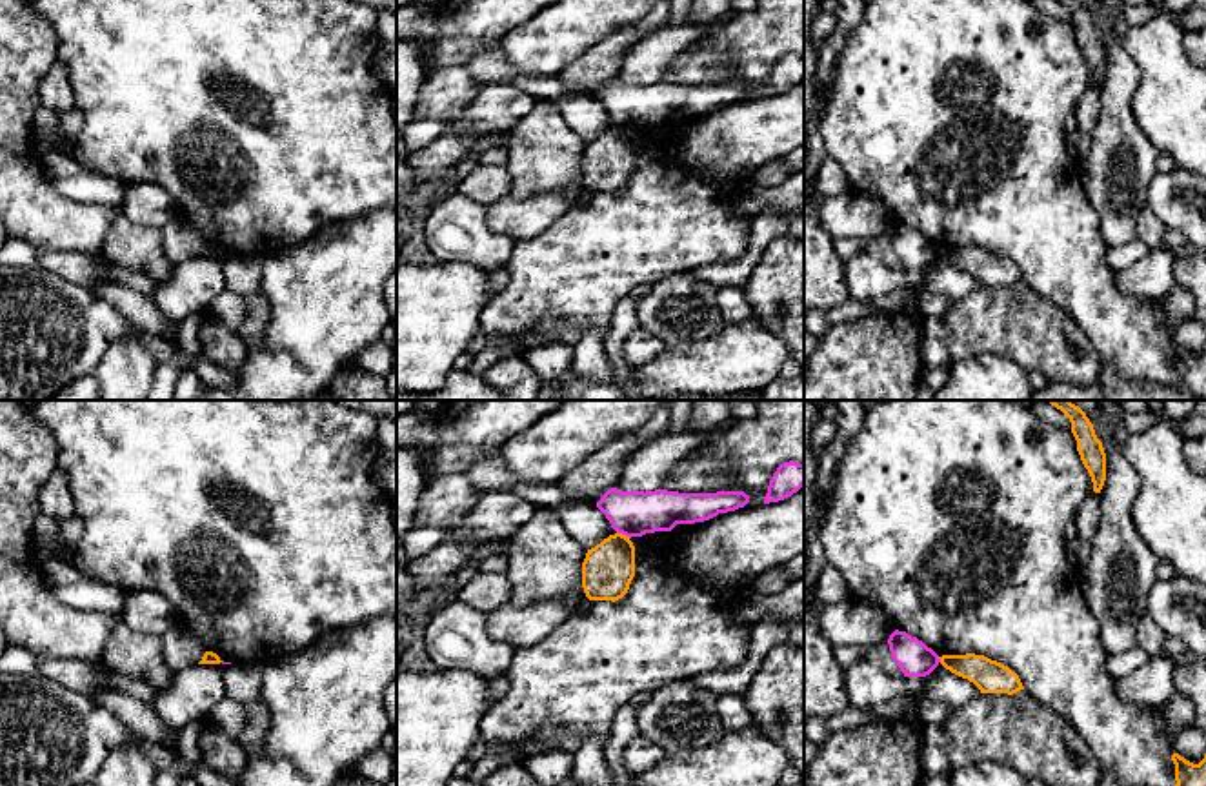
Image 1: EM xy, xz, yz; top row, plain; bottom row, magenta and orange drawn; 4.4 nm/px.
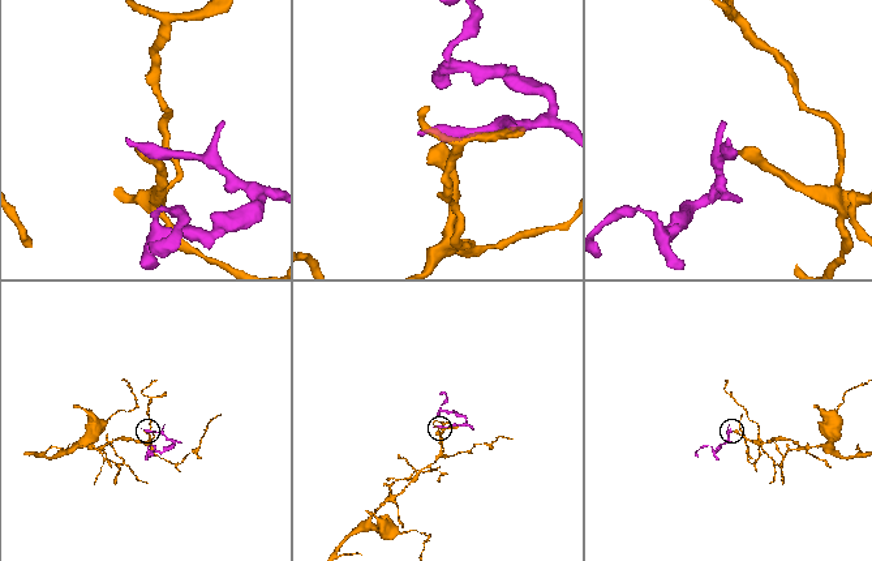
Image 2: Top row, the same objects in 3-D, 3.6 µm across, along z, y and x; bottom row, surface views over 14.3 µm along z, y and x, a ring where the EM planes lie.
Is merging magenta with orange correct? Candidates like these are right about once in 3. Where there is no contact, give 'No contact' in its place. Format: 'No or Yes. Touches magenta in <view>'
No. Touches magenta in xz

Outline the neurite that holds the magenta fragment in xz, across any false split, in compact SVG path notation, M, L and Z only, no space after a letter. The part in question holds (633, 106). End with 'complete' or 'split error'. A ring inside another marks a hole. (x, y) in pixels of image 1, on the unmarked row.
M608 82L597 95L611 120L626 129L642 129L655 124L671 124L677 116L704 115L719 106L744 100L749 89L744 84L678 86L668 82L620 84Z; complete

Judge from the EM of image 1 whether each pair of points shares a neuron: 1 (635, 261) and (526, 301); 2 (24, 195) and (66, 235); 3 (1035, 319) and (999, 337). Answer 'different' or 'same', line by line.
1: same
2: same
3: same

